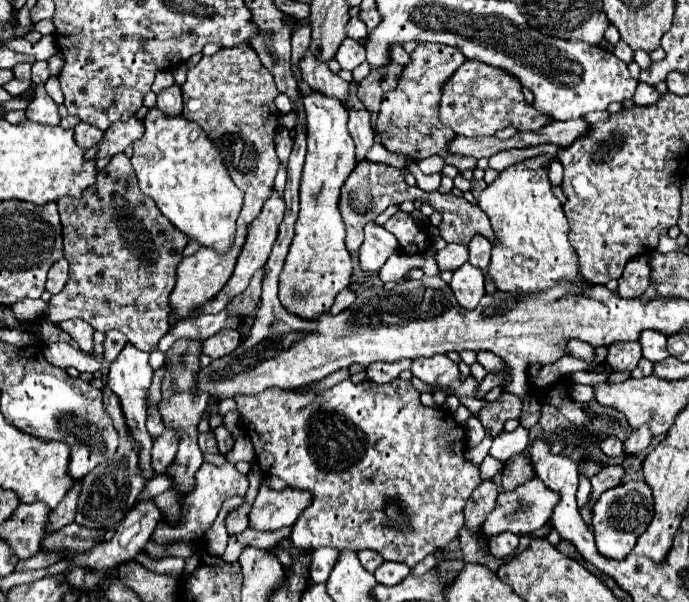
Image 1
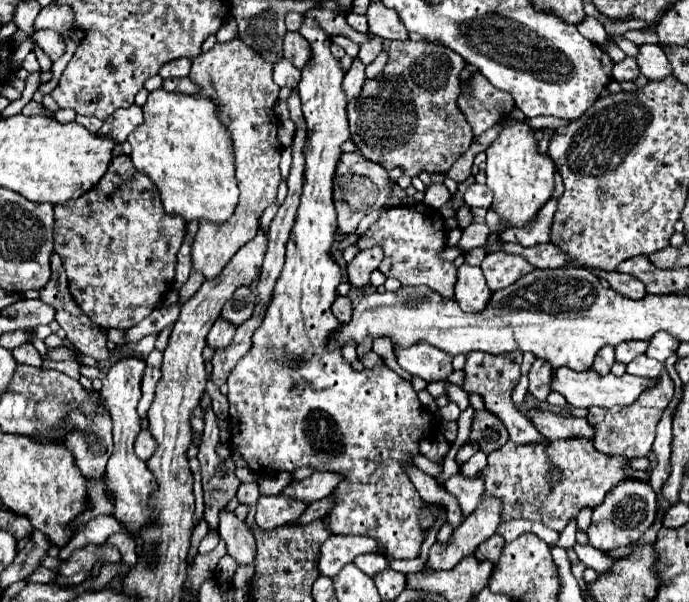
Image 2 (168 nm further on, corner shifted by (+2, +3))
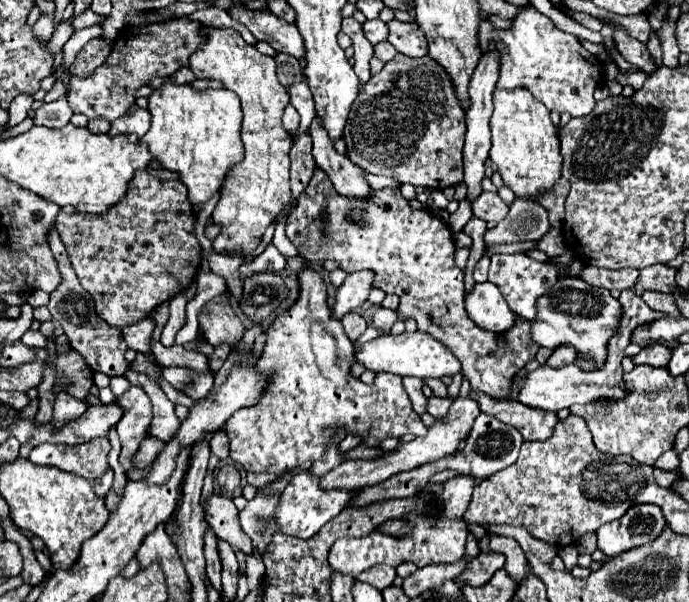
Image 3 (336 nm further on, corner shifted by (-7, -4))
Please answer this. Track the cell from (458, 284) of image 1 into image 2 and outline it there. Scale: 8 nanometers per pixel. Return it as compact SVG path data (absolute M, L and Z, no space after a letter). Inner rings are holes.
M462 264L458 268L458 282L454 286L454 300L464 312L480 312L488 304L492 290L484 282L484 274L476 266Z

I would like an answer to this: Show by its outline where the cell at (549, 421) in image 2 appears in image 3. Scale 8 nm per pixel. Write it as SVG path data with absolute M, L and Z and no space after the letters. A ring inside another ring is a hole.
M469 393L473 397L481 411L487 415L497 417L499 421L513 425L521 431L525 441L545 441L553 435L555 425L559 423L557 413L549 413L543 409L531 409L527 405L521 405L517 399L511 401L493 401L491 397L479 395L479 393Z

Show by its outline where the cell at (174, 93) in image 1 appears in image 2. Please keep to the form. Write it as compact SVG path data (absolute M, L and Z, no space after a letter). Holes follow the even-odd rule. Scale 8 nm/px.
M166 78L162 88L170 90L170 92L182 92L182 94L198 94L200 92L200 86L192 84L190 78Z

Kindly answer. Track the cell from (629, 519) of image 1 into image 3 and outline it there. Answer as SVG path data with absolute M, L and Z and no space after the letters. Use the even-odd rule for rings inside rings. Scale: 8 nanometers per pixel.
M633 505L623 517L597 529L597 547L607 557L617 557L633 547L651 543L665 527L665 517L657 505Z

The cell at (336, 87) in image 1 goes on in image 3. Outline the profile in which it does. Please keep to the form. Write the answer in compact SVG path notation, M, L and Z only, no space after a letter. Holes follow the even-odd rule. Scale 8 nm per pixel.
M235 7L229 15L245 25L257 41L267 41L277 53L293 55L295 59L305 57L305 45L295 25L281 21L281 17L265 11L247 11L245 7Z

